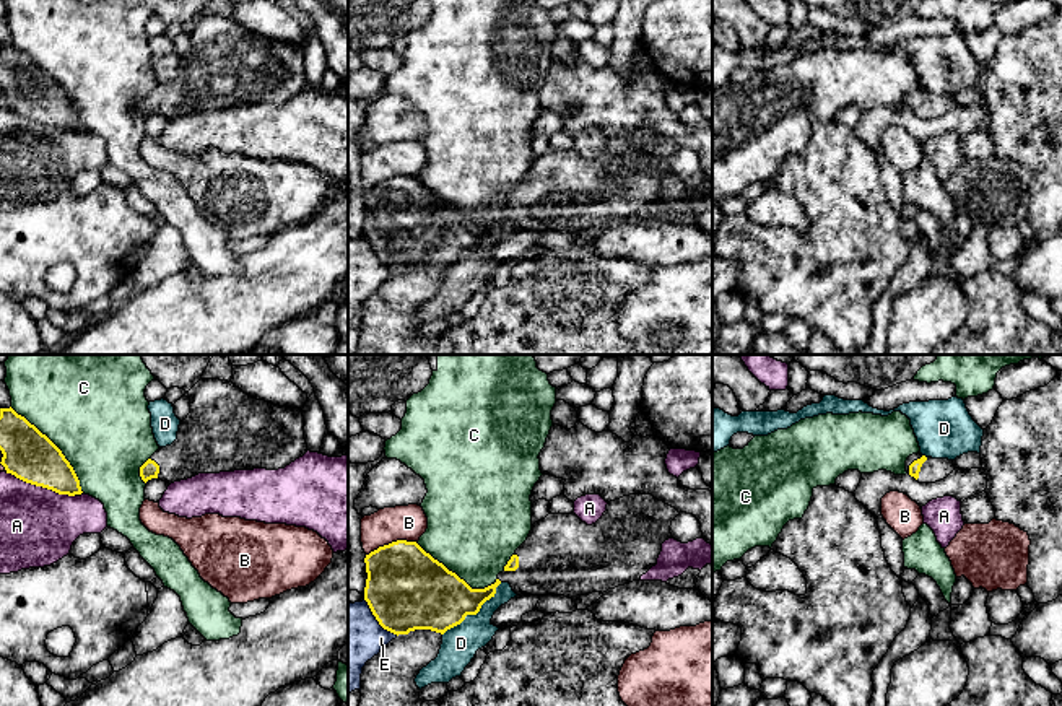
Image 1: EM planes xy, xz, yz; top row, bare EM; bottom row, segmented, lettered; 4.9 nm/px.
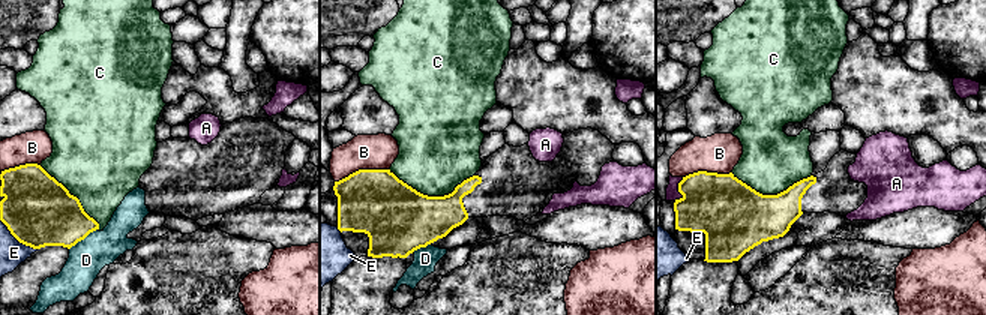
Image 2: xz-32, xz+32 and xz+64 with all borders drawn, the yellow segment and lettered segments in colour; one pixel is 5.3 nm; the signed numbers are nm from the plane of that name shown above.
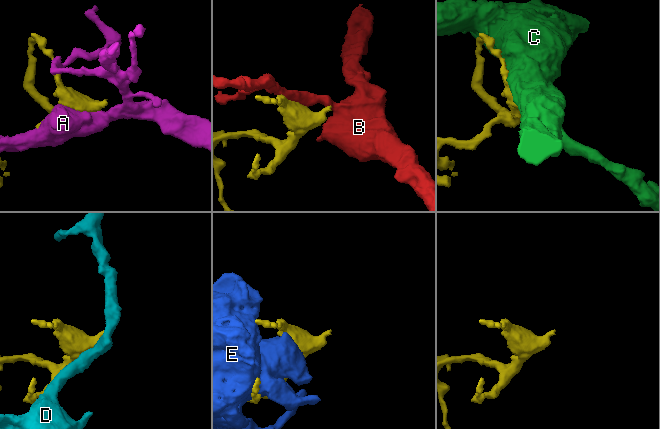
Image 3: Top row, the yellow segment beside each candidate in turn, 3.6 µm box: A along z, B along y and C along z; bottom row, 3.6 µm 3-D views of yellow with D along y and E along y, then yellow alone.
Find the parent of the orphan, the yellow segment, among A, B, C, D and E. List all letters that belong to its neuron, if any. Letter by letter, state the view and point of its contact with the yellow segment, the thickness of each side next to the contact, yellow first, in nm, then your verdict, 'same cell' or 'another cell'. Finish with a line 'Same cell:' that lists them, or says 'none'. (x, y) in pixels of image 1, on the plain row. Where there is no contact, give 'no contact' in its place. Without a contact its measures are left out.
A: xy (39, 121) | 260/380 nm | another cell
B: xz (392, 178) | 400/180 nm | another cell
C: xy (56, 82) | 260/500 nm | another cell
D: xz (474, 249) | 340/180 nm | another cell
E: xz (376, 254) | 400/320 nm | another cell
Same cell: none

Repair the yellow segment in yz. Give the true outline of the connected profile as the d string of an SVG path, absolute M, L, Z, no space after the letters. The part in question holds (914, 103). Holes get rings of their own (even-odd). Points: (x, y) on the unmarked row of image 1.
M921 88L912 89L906 96L906 107L919 119L935 119L947 114L955 106L953 96L932 94Z

